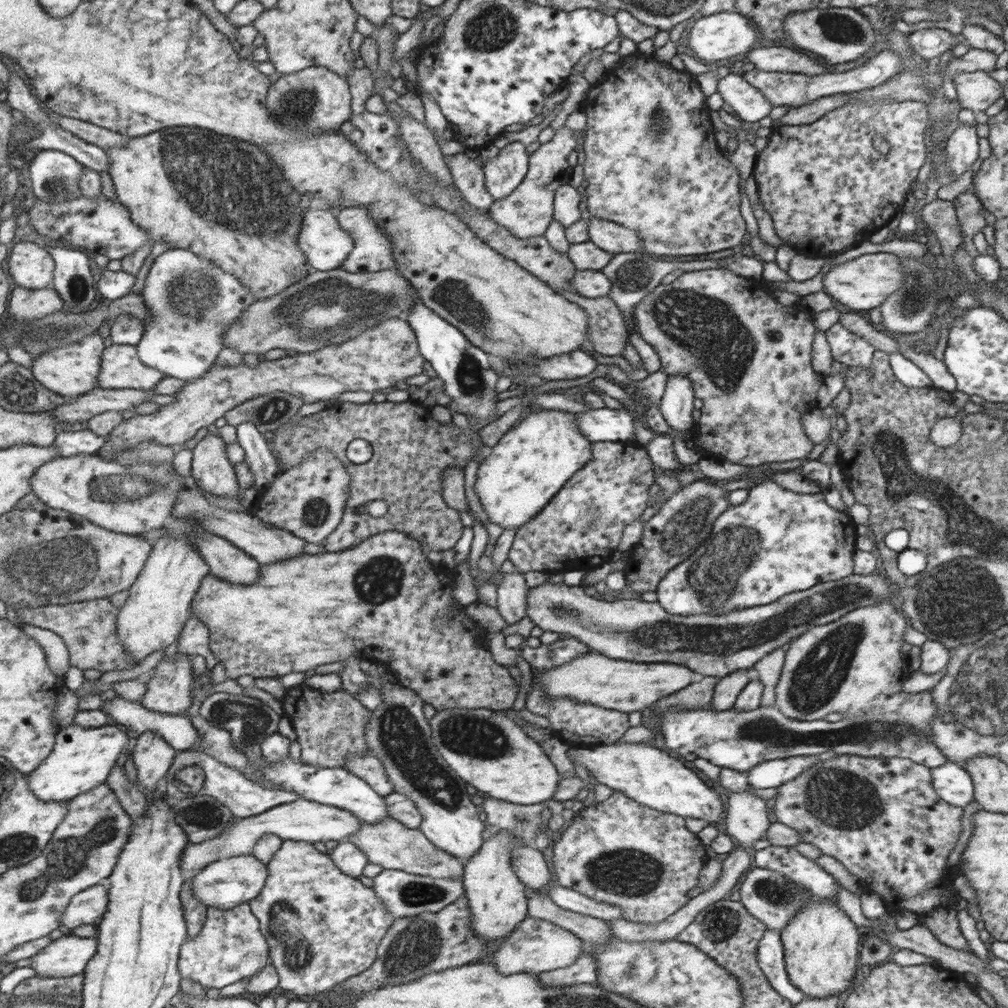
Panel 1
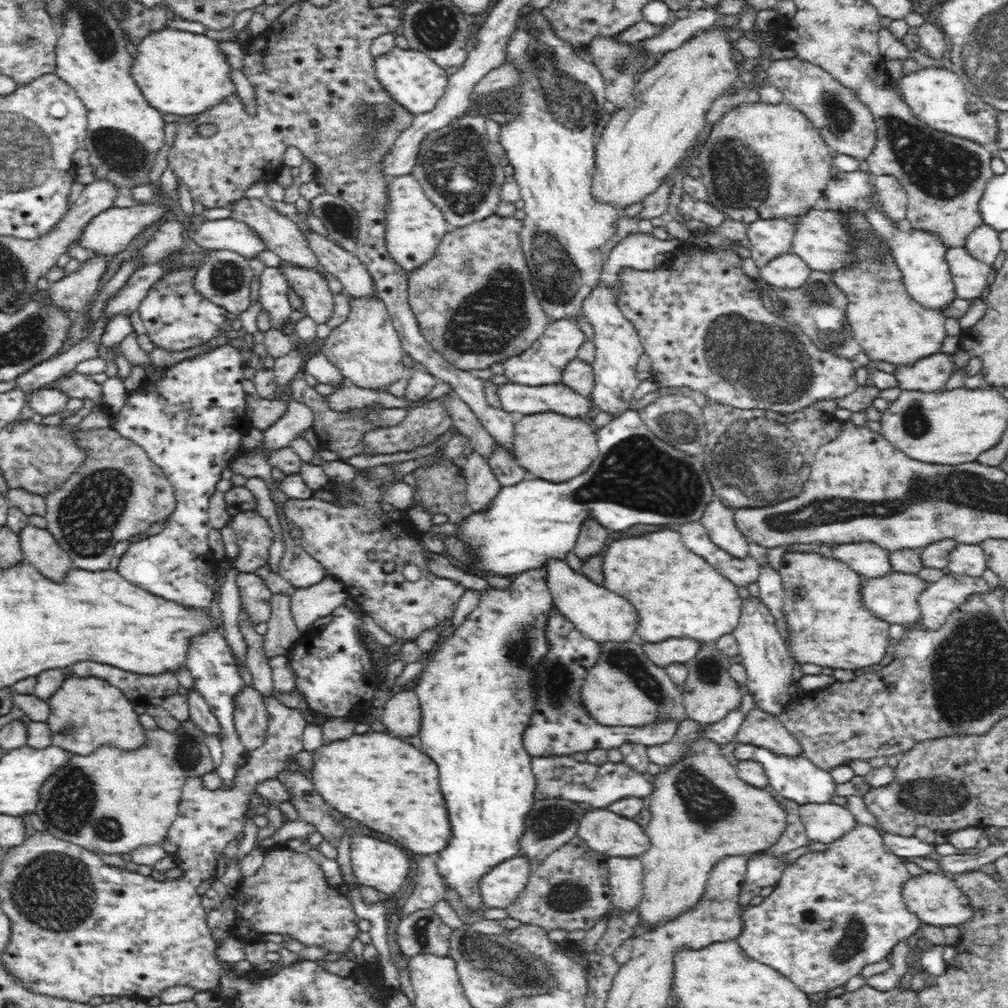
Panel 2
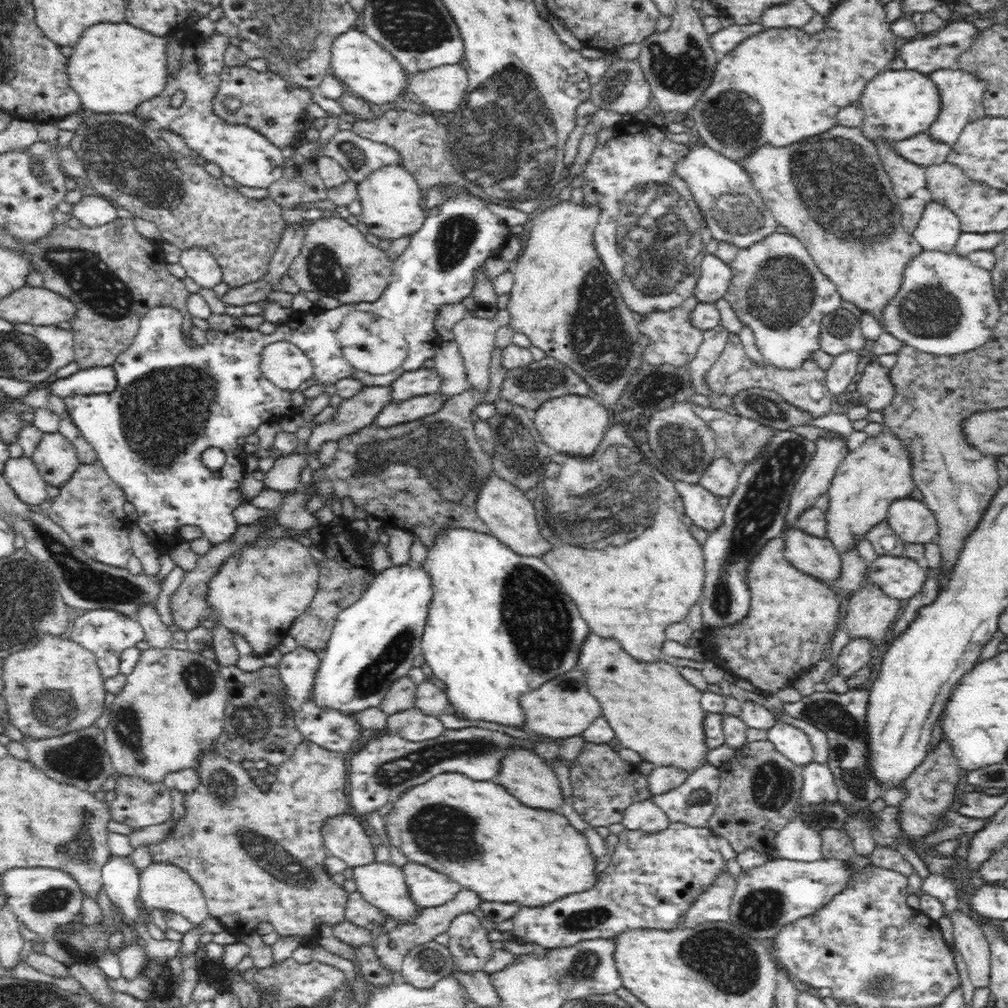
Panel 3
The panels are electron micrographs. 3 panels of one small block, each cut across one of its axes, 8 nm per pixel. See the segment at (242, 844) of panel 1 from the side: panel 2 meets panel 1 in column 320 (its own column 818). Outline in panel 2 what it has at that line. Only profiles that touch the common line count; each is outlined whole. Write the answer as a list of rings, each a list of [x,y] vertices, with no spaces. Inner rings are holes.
[[[830,801],[800,805],[799,815],[806,836],[813,842],[834,842],[857,822],[845,806]]]

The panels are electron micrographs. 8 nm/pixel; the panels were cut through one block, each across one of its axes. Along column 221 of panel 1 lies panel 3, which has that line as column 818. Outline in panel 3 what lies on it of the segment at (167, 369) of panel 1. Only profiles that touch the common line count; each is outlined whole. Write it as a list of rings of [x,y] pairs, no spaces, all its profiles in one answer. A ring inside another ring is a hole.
[[[770,234],[753,246],[739,249],[736,258],[729,264],[732,278],[723,297],[734,310],[743,325],[752,329],[755,343],[767,364],[787,371],[803,367],[812,354],[821,349],[820,324],[822,318],[842,307],[843,299],[837,286],[819,268],[800,240],[791,234]]]

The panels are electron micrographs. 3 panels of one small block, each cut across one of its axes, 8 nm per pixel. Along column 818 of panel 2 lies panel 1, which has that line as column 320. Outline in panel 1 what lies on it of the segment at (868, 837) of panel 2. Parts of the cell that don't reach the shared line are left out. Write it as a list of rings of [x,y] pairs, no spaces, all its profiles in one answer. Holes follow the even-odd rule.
[[[283,841],[282,847],[272,856],[268,862],[268,869],[270,872],[268,881],[261,891],[259,897],[250,901],[252,911],[257,915],[260,920],[260,930],[264,933],[270,944],[270,958],[271,963],[277,967],[280,976],[279,989],[287,993],[289,996],[301,997],[303,994],[316,994],[322,998],[330,993],[337,985],[343,984],[345,981],[351,980],[356,974],[363,973],[368,966],[373,964],[376,960],[376,953],[379,948],[379,940],[383,940],[384,934],[391,928],[394,918],[388,911],[388,907],[377,898],[374,890],[365,888],[363,884],[359,884],[357,880],[353,880],[348,874],[336,865],[333,857],[323,852],[319,852],[313,843],[305,841]]]

